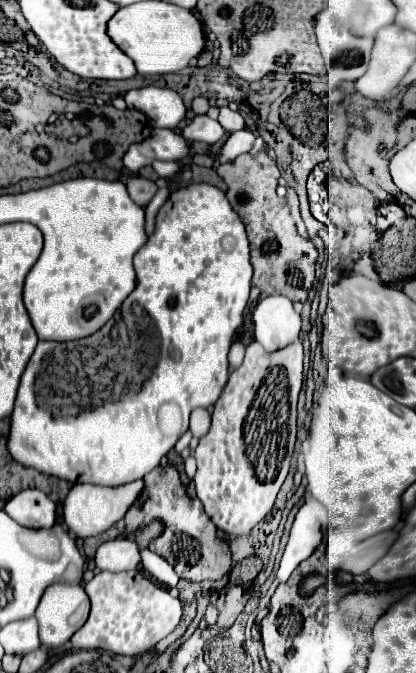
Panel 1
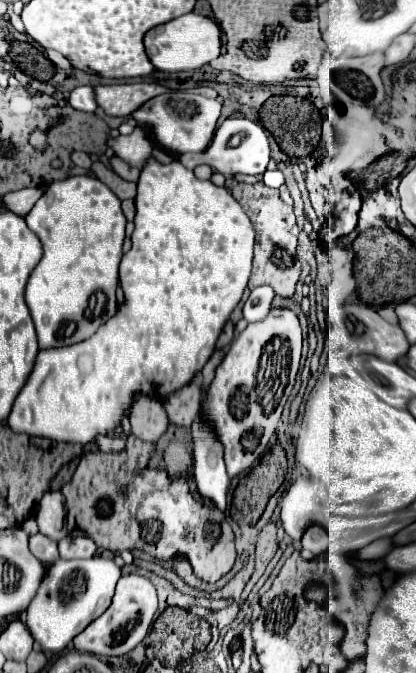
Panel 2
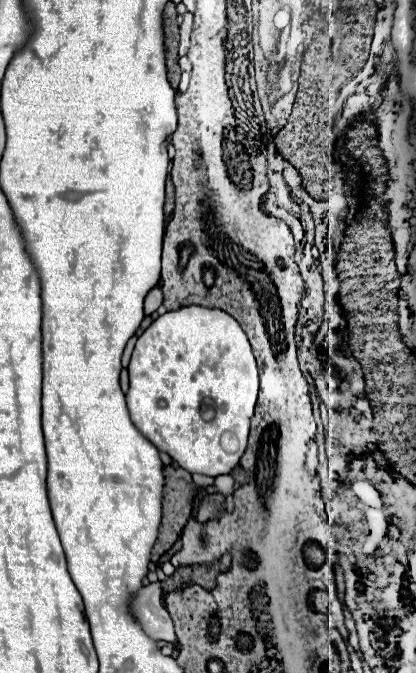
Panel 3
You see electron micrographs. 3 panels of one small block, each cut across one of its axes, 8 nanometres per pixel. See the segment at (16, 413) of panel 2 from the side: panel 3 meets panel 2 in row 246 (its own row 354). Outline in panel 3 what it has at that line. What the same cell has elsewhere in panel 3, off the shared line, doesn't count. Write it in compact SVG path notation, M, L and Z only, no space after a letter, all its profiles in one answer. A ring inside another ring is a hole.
M182 306L170 310L154 320L154 324L136 340L132 360L128 364L130 388L126 392L126 406L134 426L160 452L166 452L190 474L222 476L230 474L248 442L250 418L258 398L258 368L240 324L224 310L204 306Z

